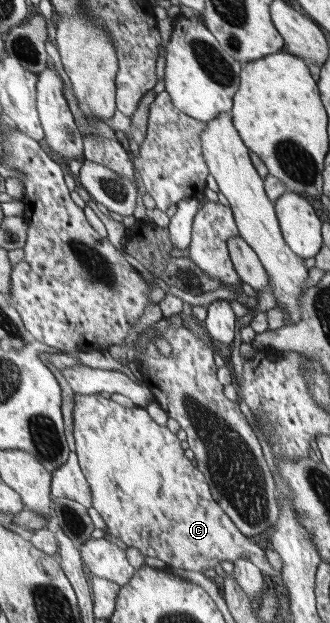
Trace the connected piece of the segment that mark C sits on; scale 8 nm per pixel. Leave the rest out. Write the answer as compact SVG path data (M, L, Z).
M74 390L73 393L72 433L75 453L91 487L91 506L104 521L111 536L117 537L127 546L137 548L145 556L162 560L166 568L210 575L213 568L220 566L223 561L233 563L247 559L273 580L282 582L282 573L271 566L266 551L253 540L249 541L249 536L239 529L213 497L212 486L205 474L195 465L194 460L185 457L181 439L173 430L167 425L155 423L145 408L140 406L125 407L111 397L105 399L99 394L83 395Z

